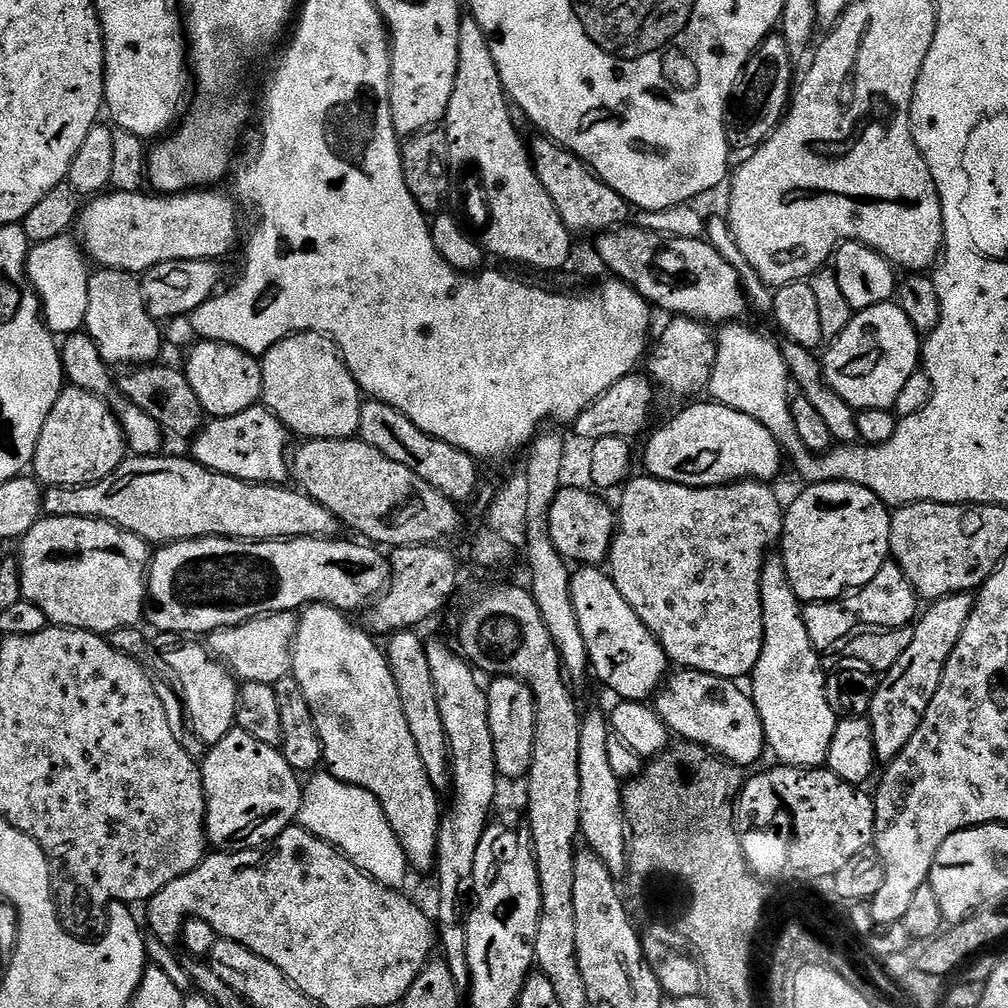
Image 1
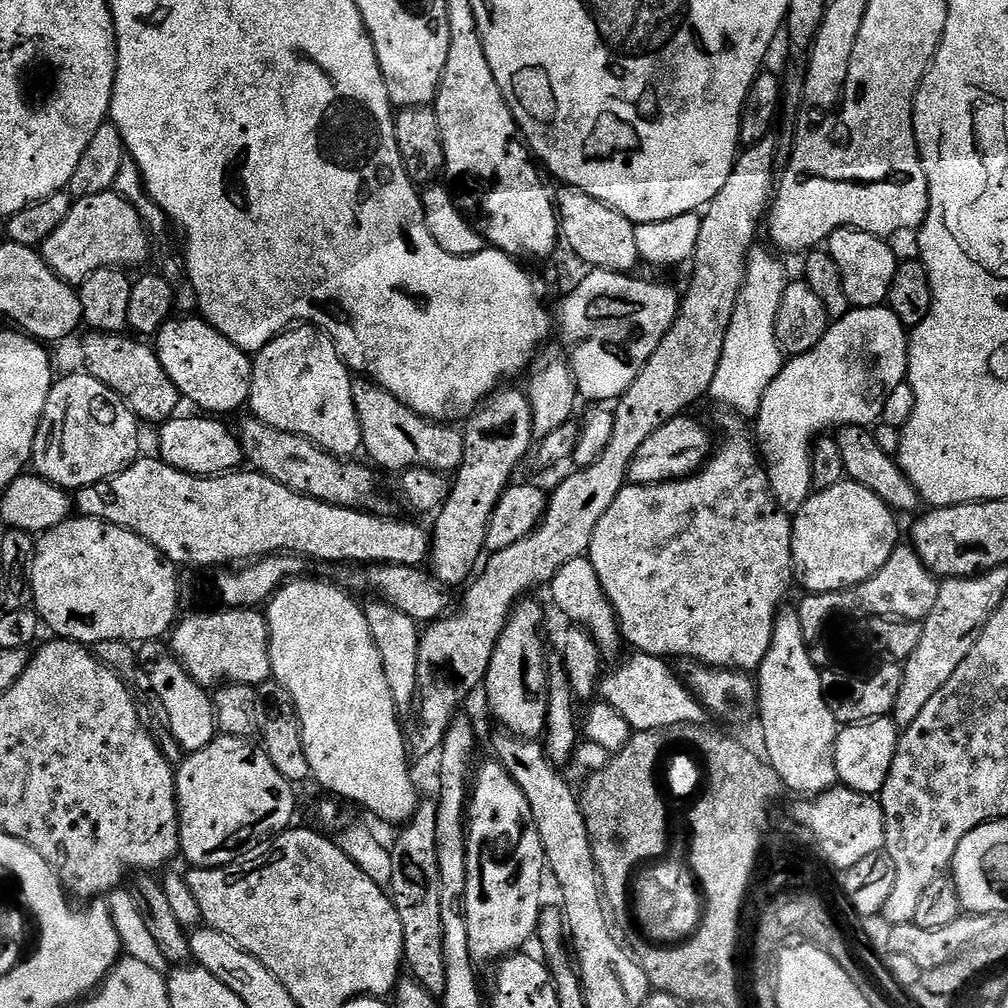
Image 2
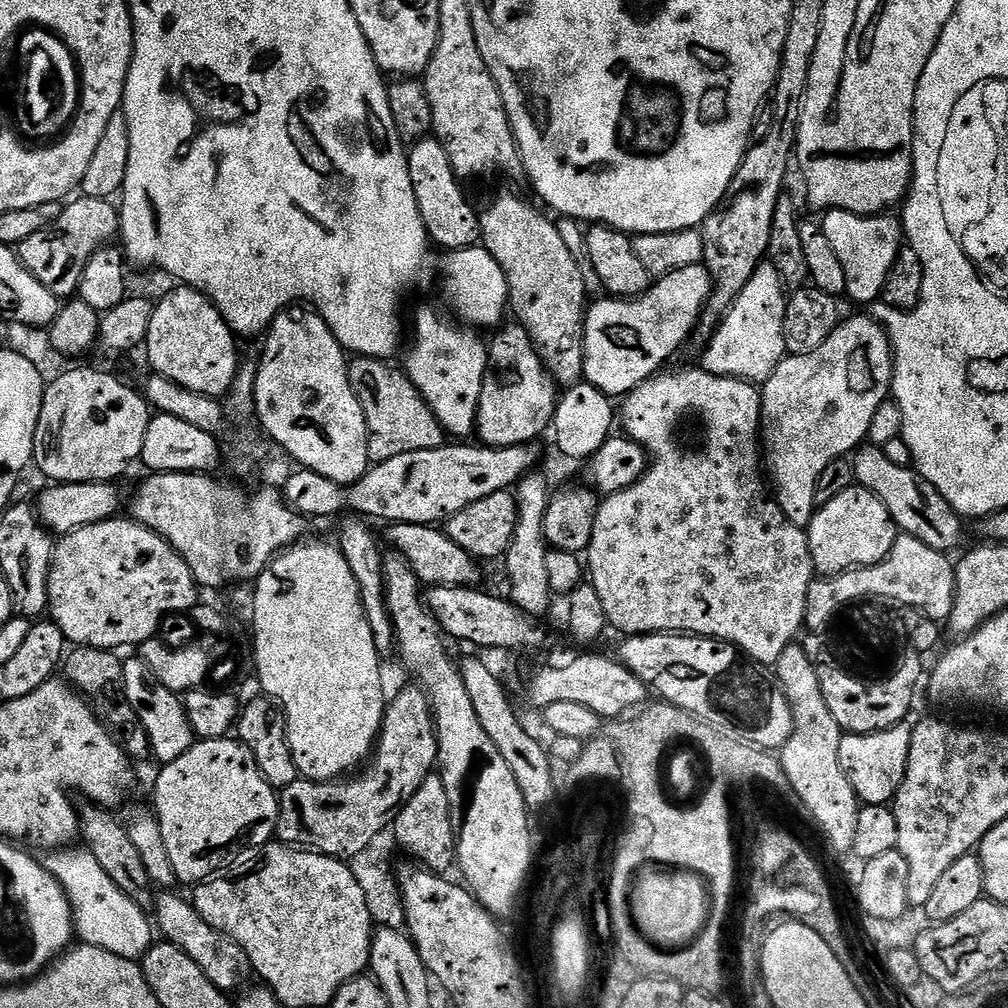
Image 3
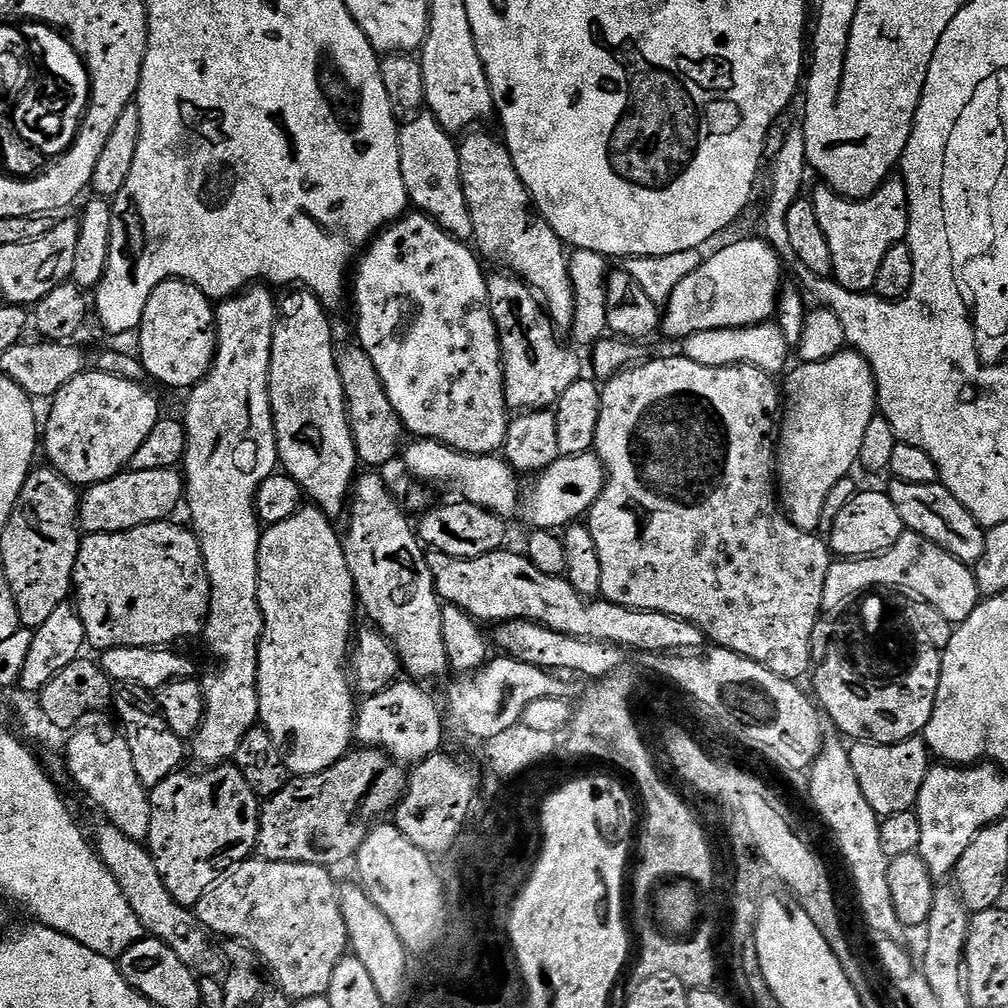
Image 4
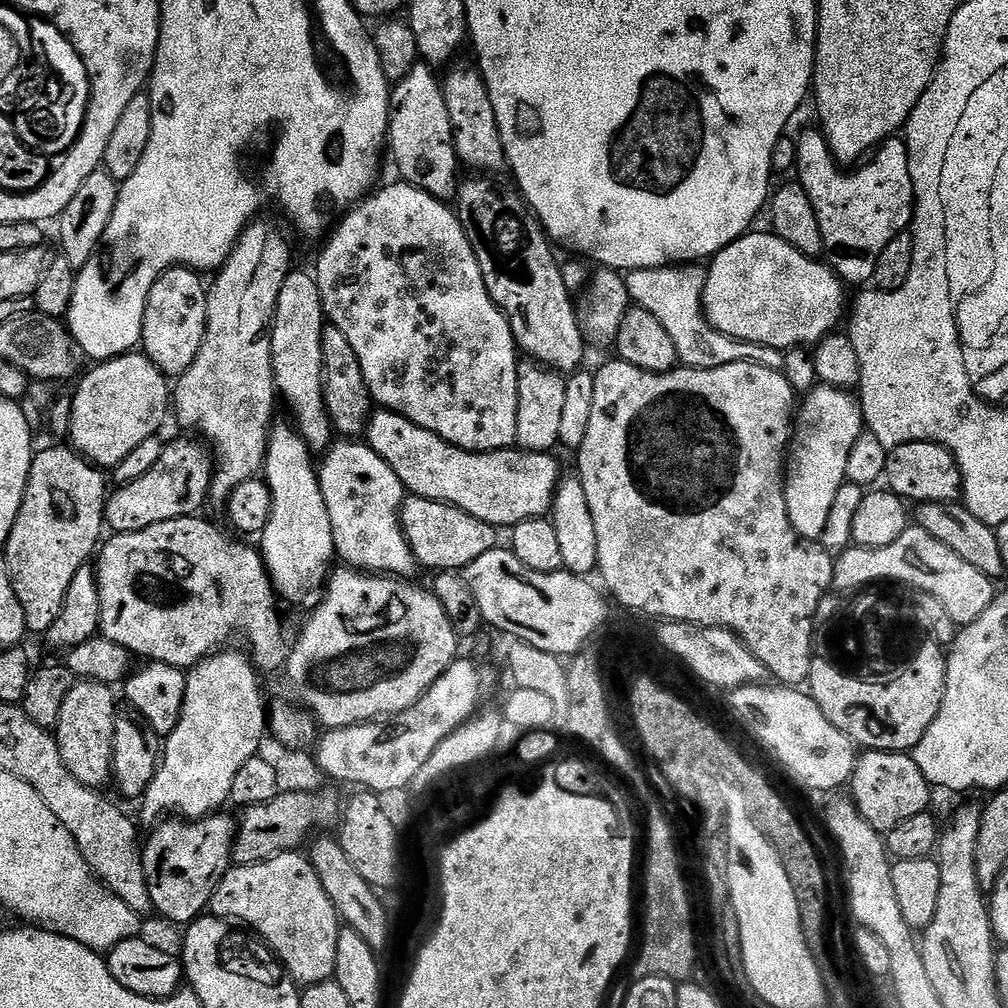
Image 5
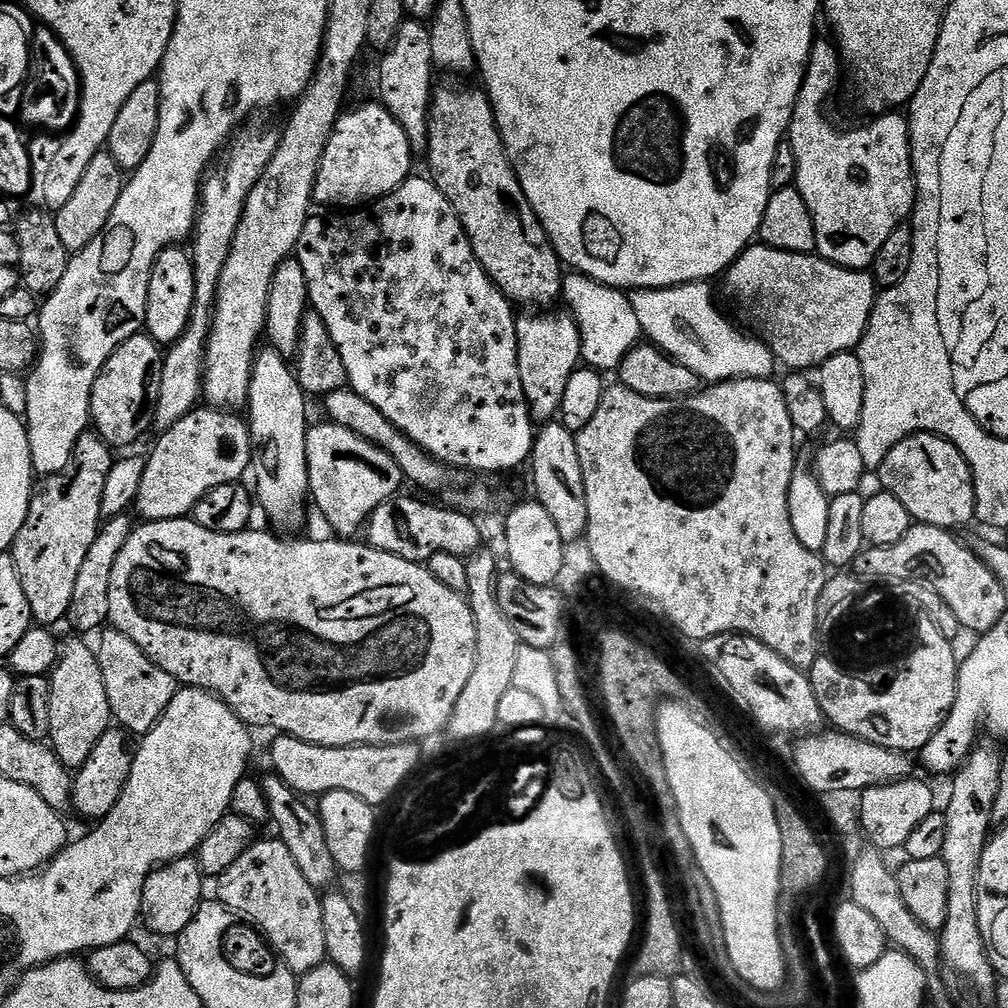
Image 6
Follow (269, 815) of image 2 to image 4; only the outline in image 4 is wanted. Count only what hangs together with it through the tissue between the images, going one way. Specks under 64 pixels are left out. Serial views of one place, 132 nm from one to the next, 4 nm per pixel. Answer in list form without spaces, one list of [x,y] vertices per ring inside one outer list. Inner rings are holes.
[[[235,763],[196,770],[200,772],[184,771],[171,772],[150,790],[152,813],[146,847],[174,902],[194,906],[225,872],[255,853],[262,800],[242,778]]]

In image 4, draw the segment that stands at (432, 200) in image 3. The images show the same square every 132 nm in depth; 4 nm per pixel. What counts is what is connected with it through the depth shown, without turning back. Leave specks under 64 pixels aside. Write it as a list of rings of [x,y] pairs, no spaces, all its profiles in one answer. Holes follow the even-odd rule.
[[[417,114],[405,124],[408,125],[400,128],[400,161],[409,201],[454,239],[471,241],[474,222],[462,190],[460,150],[453,133],[447,132],[430,114]]]

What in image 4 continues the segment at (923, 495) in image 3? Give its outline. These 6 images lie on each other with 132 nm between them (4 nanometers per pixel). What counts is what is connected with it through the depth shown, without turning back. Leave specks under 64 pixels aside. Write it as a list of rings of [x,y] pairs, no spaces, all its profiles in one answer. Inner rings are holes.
[[[898,479],[891,481],[892,485],[886,488],[890,502],[894,502],[894,510],[898,510],[898,518],[902,518],[905,529],[916,532],[922,538],[932,540],[942,550],[954,554],[963,564],[975,566],[984,553],[984,533],[980,523],[946,490],[944,485],[919,484],[918,482],[902,482]]]

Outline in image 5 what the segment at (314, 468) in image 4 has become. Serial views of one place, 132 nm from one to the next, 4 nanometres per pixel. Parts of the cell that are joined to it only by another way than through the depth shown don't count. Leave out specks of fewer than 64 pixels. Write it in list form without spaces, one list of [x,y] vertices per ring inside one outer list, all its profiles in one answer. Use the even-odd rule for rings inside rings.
[[[311,271],[289,272],[286,282],[282,282],[276,318],[272,321],[272,369],[276,375],[277,393],[282,397],[283,403],[284,400],[288,403],[295,427],[312,450],[327,449],[334,440],[332,419],[328,417],[324,405],[322,334],[325,323],[322,294],[318,294],[315,275]]]

